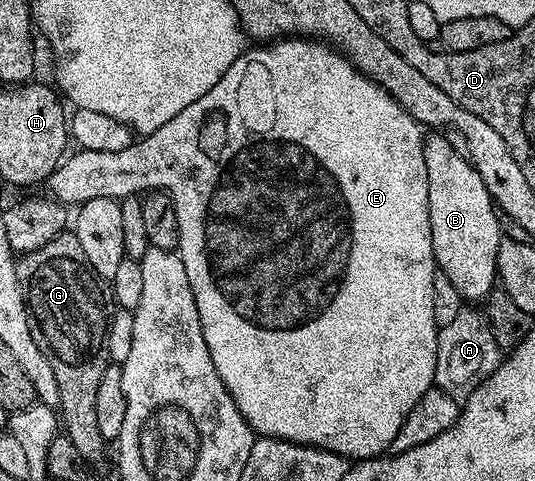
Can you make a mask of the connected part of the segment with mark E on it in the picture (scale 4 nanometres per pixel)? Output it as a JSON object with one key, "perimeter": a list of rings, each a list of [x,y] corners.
{"perimeter":[[[292,37],[290,39],[276,39],[264,44],[259,49],[248,48],[197,103],[189,103],[185,111],[180,111],[165,123],[165,127],[157,127],[157,131],[144,133],[138,139],[132,140],[125,151],[85,151],[79,149],[72,152],[60,164],[59,168],[47,178],[45,189],[54,200],[64,207],[78,207],[84,205],[89,199],[98,197],[113,197],[122,199],[128,195],[142,195],[148,191],[166,191],[171,194],[171,202],[175,204],[177,211],[177,227],[179,228],[178,254],[181,263],[185,263],[185,275],[189,275],[189,287],[193,287],[193,299],[197,303],[197,315],[201,319],[201,331],[205,335],[205,343],[209,347],[209,355],[213,355],[213,367],[217,367],[217,375],[221,375],[221,383],[233,395],[233,403],[241,411],[244,419],[251,424],[260,437],[276,437],[286,441],[296,441],[299,445],[312,445],[318,449],[328,449],[348,459],[366,459],[386,454],[391,448],[393,439],[397,439],[397,431],[401,431],[401,423],[405,423],[405,415],[417,407],[417,399],[425,395],[435,385],[435,368],[437,367],[437,339],[439,338],[440,326],[435,323],[433,315],[433,275],[437,272],[435,256],[433,255],[433,239],[429,227],[429,175],[425,171],[425,155],[423,154],[423,143],[425,140],[424,130],[419,122],[411,117],[405,107],[386,93],[376,81],[364,77],[342,53],[336,51],[332,46],[319,39],[307,39]]]}

